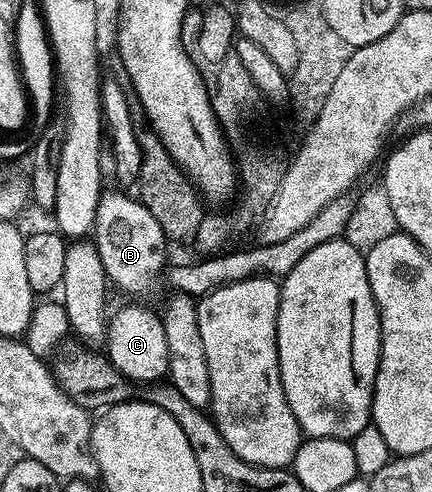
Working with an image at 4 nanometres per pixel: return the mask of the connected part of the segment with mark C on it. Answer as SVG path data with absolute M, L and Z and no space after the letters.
M121 307L112 312L107 323L107 358L113 368L130 384L156 384L169 374L169 350L167 349L167 333L162 316L148 311L145 307Z

